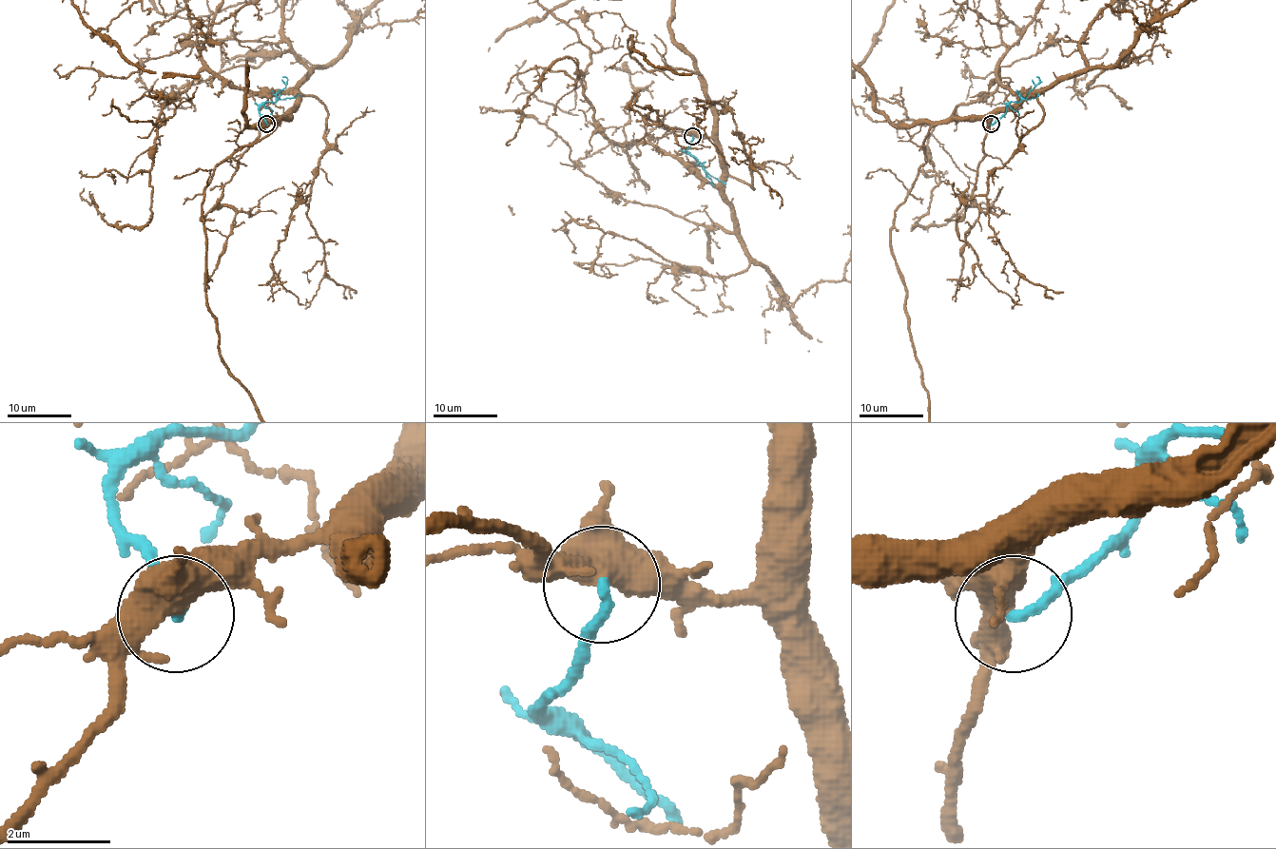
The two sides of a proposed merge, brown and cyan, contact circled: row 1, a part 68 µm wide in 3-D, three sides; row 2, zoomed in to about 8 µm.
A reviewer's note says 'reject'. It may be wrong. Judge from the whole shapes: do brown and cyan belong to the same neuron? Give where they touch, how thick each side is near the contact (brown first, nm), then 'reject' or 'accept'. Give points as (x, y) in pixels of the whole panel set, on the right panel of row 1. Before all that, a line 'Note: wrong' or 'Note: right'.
Note: right
at (991, 124); 500 nm thick on the brown side, 200 nm on the other; reject

